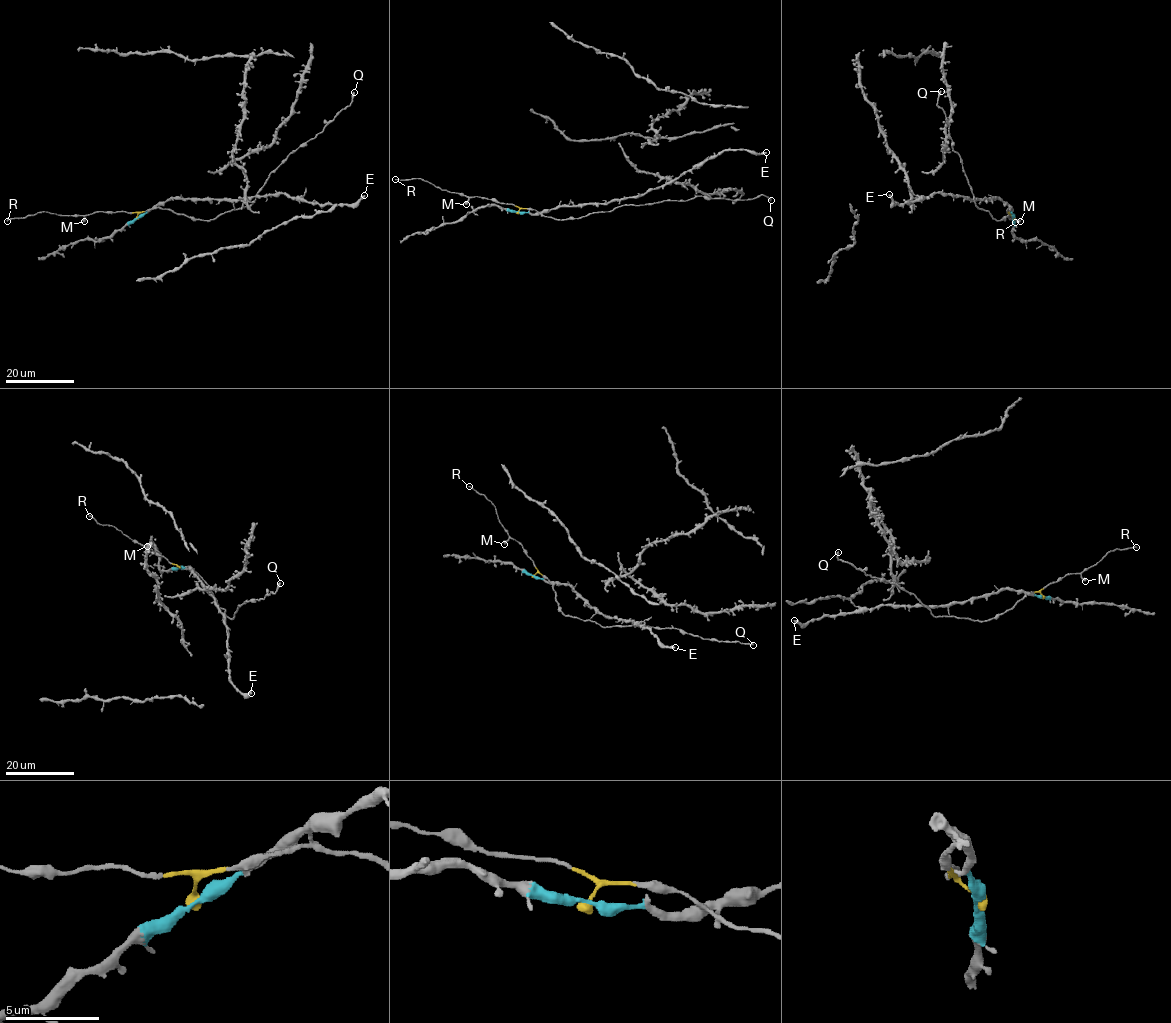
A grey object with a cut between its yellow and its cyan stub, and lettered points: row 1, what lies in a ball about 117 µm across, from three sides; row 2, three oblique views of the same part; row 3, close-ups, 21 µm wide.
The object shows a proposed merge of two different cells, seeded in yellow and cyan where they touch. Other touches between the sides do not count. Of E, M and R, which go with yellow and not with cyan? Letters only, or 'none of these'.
M, R

